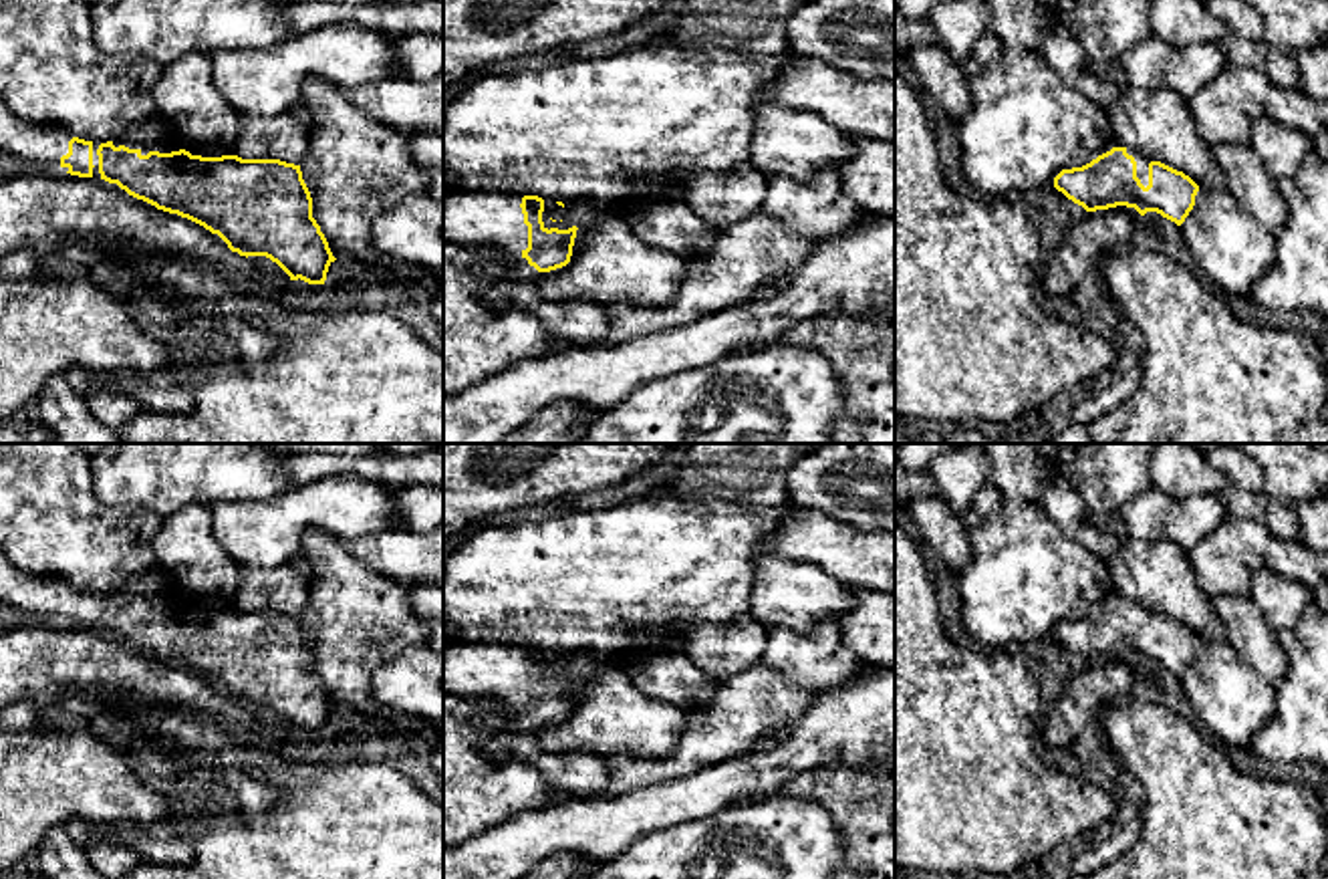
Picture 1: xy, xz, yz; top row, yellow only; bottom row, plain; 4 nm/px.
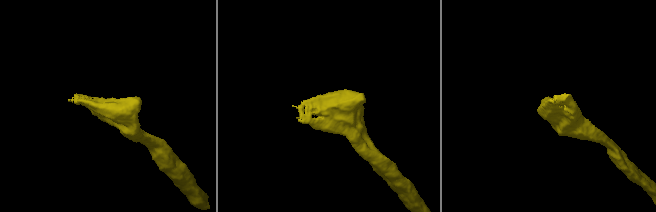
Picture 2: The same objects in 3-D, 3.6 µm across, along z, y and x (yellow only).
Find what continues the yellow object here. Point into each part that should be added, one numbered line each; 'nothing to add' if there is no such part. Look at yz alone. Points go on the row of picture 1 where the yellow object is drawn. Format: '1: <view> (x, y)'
1: yz (1143, 162)

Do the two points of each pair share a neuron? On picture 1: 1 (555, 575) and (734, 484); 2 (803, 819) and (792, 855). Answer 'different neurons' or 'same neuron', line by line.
1: different neurons
2: same neuron

